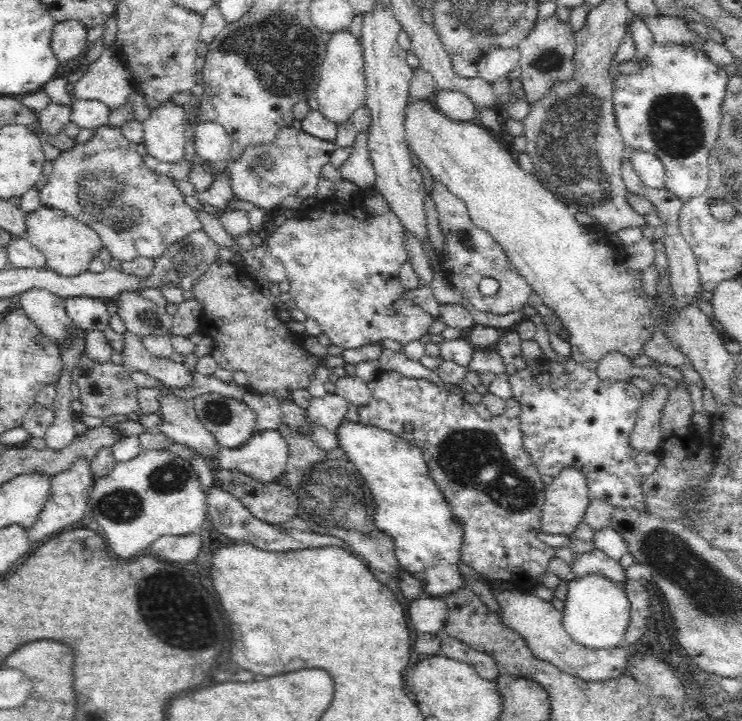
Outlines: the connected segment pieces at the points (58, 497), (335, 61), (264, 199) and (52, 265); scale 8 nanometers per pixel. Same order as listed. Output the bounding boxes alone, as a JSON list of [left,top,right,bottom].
[[27,455,94,542],[314,32,366,125],[226,127,336,212],[27,207,103,278]]

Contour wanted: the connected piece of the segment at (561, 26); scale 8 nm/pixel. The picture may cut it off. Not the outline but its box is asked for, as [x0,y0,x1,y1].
[517,16,575,104]

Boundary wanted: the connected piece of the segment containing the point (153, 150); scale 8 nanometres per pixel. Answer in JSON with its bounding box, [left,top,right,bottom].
[143,101,186,164]

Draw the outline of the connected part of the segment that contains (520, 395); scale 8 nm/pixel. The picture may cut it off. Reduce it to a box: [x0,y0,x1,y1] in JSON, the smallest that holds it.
[509,354,660,515]

